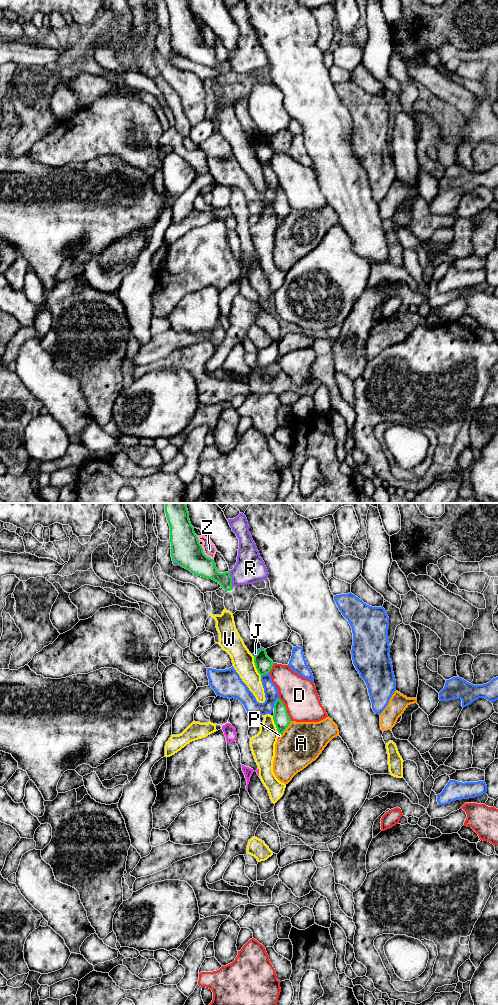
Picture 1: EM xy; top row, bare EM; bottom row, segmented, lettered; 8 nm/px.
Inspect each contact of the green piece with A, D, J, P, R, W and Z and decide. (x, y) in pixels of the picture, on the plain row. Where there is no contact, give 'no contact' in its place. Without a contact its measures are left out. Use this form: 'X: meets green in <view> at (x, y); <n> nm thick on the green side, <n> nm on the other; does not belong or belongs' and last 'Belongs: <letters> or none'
A: meets green in xy at (286, 215); 130 nm thick on the green side, 340 nm on the other; does not belong
D: meets green in xy at (286, 197); 130 nm thick on the green side, 280 nm on the other; does not belong
J: meets green in xy at (275, 190); 130 nm thick on the green side, 120 nm on the other; does not belong
P: meets green in xy at (279, 221); 130 nm thick on the green side, 20 nm on the other; belongs
R: meets green in xy at (231, 67); 170 nm thick on the green side, 240 nm on the other; does not belong
W: meets green in xy at (255, 153); 140 nm thick on the green side, 180 nm on the other; does not belong
Z: meets green in xy at (204, 42); 240 nm thick on the green side, 110 nm on the other; does not belong
Belongs: P

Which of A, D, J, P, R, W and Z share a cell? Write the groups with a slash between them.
A / D / J / P / R / W / Z

